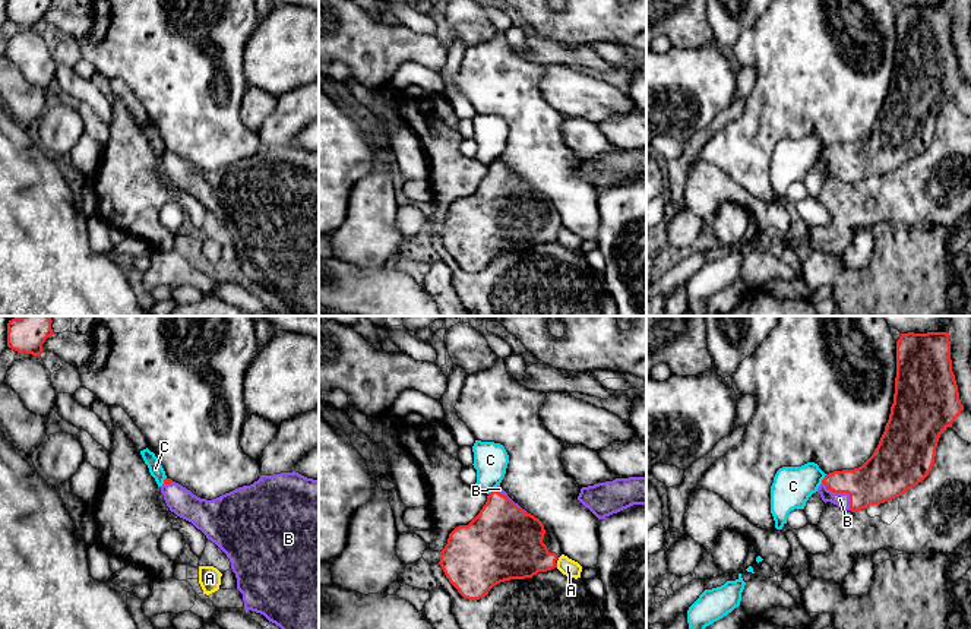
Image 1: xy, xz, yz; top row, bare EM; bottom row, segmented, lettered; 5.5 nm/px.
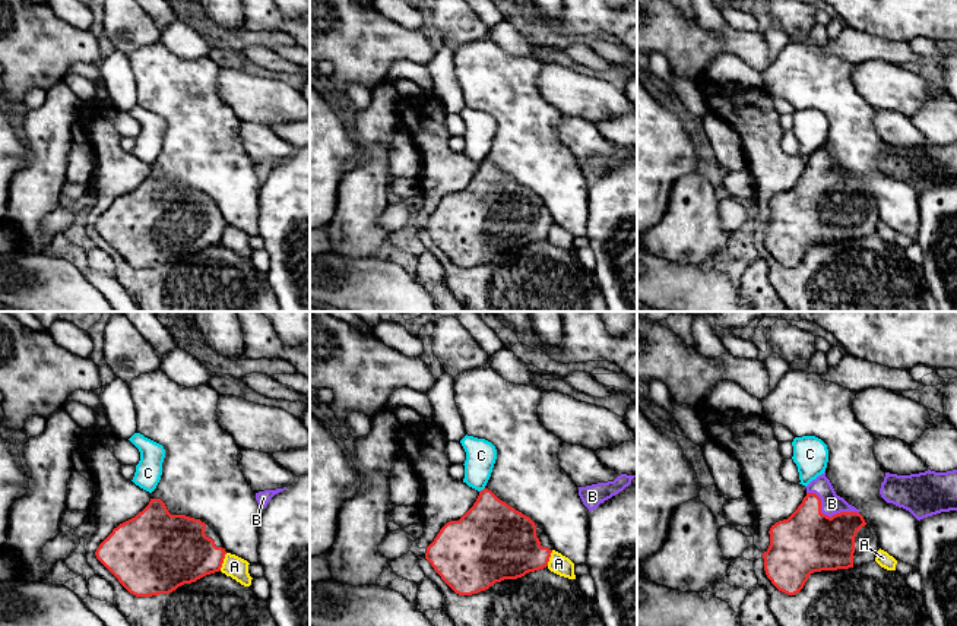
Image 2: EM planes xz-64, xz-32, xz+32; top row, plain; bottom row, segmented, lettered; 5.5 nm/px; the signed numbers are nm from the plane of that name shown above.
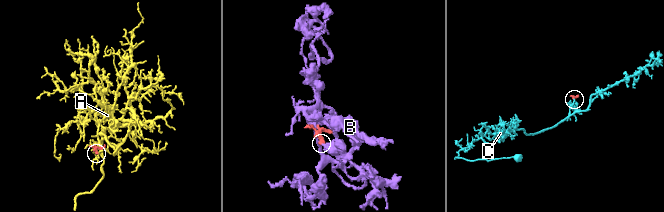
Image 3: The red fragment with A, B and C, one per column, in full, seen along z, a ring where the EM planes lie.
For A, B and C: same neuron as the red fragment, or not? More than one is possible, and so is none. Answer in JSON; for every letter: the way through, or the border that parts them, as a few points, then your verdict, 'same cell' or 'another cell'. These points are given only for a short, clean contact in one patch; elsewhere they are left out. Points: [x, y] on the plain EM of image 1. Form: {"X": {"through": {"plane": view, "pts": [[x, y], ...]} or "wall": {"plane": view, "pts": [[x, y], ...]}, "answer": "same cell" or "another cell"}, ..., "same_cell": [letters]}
{"A": {"answer": "another cell"}, "B": {"answer": "same cell"}, "C": {"wall": {"plane": "yz", "pts": [[826, 147], [821, 155]]}, "answer": "another cell"}, "same_cell": ["B"]}

